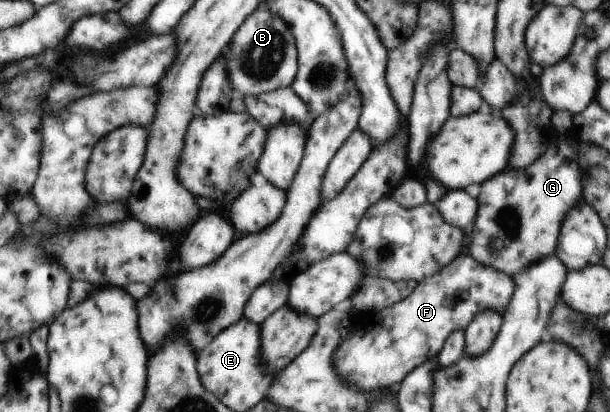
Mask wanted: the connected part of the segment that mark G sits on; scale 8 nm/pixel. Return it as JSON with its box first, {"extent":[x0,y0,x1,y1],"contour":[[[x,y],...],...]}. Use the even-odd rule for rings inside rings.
{"extent":[469,144,581,277],"contour":[[[549,144],[543,156],[529,168],[503,172],[480,186],[469,255],[483,266],[513,277],[527,266],[554,254],[553,246],[557,246],[561,220],[567,210],[581,200],[581,174],[577,174],[575,148],[571,144]]]}

